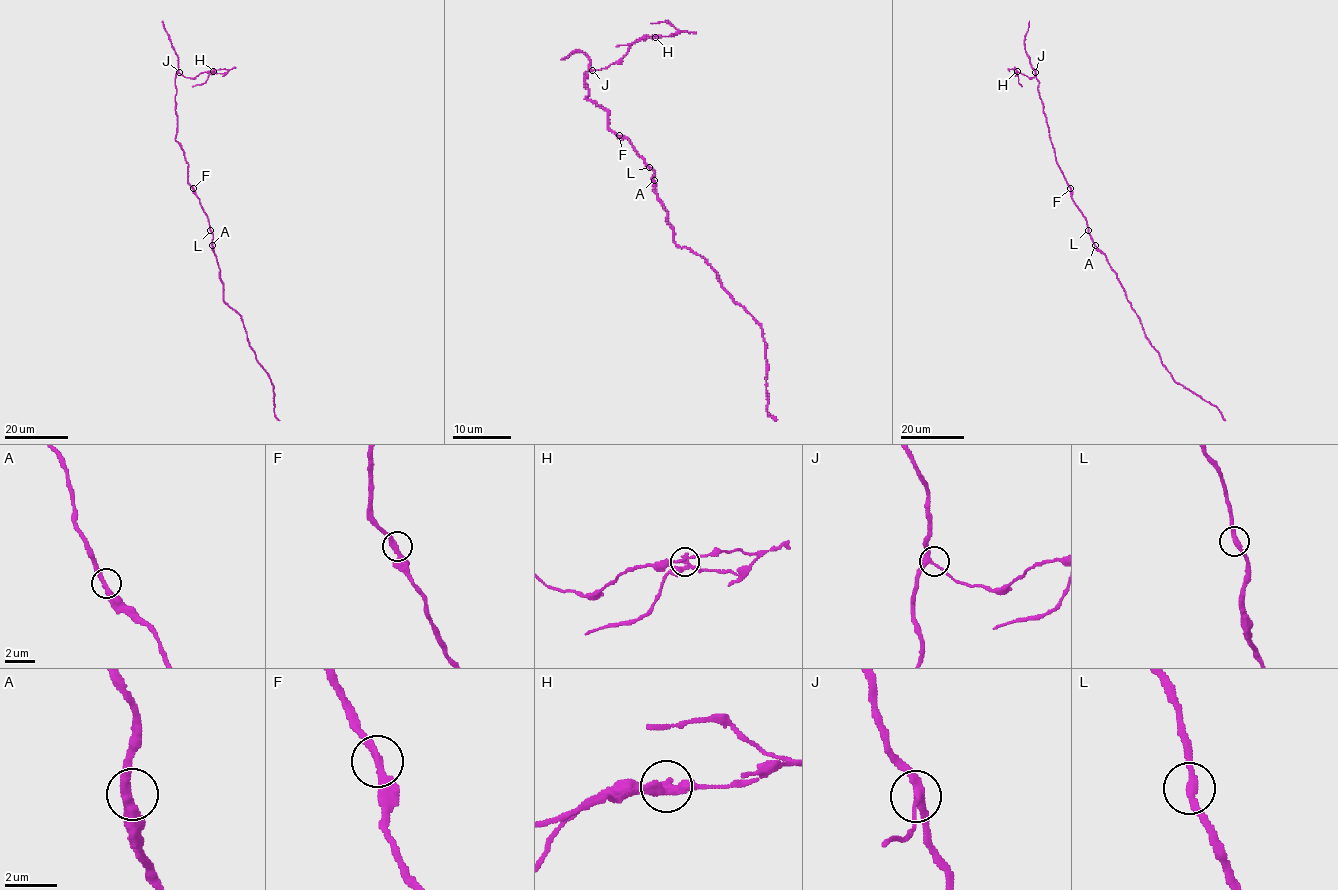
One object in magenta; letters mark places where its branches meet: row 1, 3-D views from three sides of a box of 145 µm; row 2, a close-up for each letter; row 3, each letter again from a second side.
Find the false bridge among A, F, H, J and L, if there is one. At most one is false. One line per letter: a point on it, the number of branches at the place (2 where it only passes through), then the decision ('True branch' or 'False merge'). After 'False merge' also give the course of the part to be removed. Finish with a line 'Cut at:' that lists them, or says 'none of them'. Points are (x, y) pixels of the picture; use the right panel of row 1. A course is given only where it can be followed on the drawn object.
A: Place: (1095, 245). Branches: 2. True branch
F: Place: (1070, 188). Branches: 2. True branch
H: Place: (1017, 71). Branches: 2. False merge
J: Place: (1035, 72). Branches: 3. True branch
L: Place: (1088, 230). Branches: 2. True branch
Cut at: H

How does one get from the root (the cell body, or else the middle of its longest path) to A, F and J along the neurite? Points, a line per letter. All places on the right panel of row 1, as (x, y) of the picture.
A: (1088, 230), (1095, 245)
F: (1088, 230), (1070, 188)
J: (1088, 230), (1086, 219), (1073, 200), (1070, 187), (1055, 160), (1035, 72)

